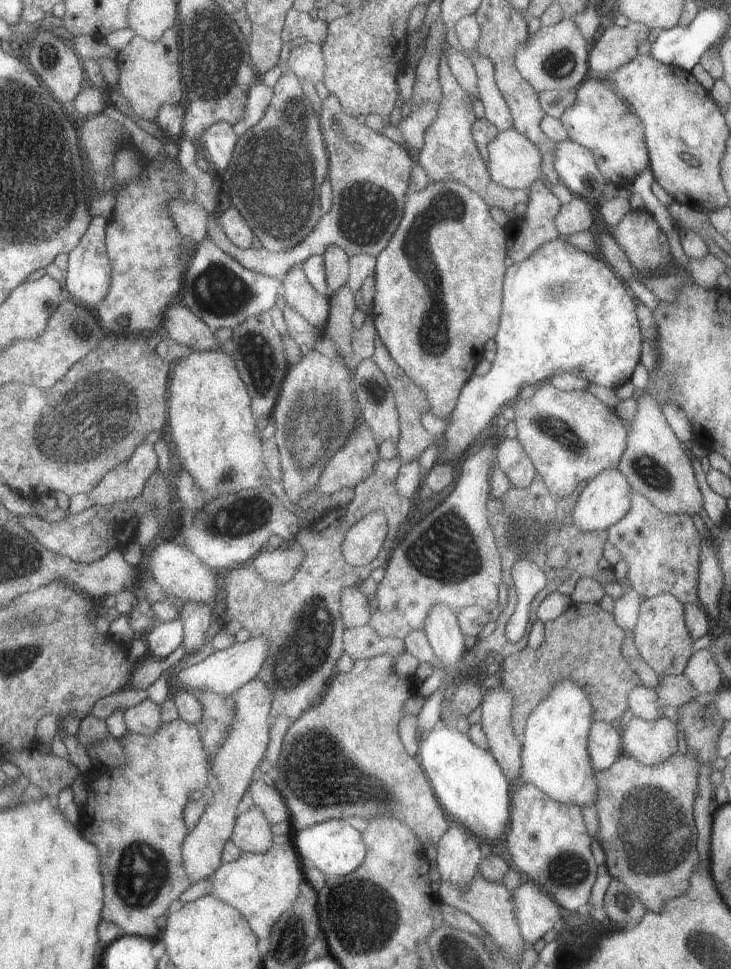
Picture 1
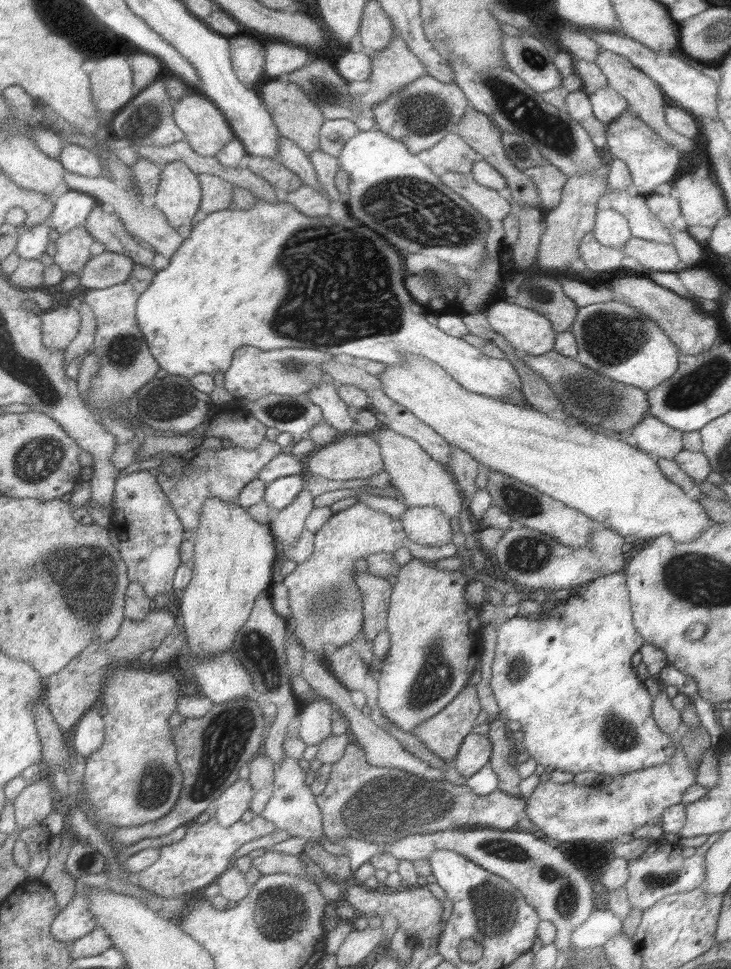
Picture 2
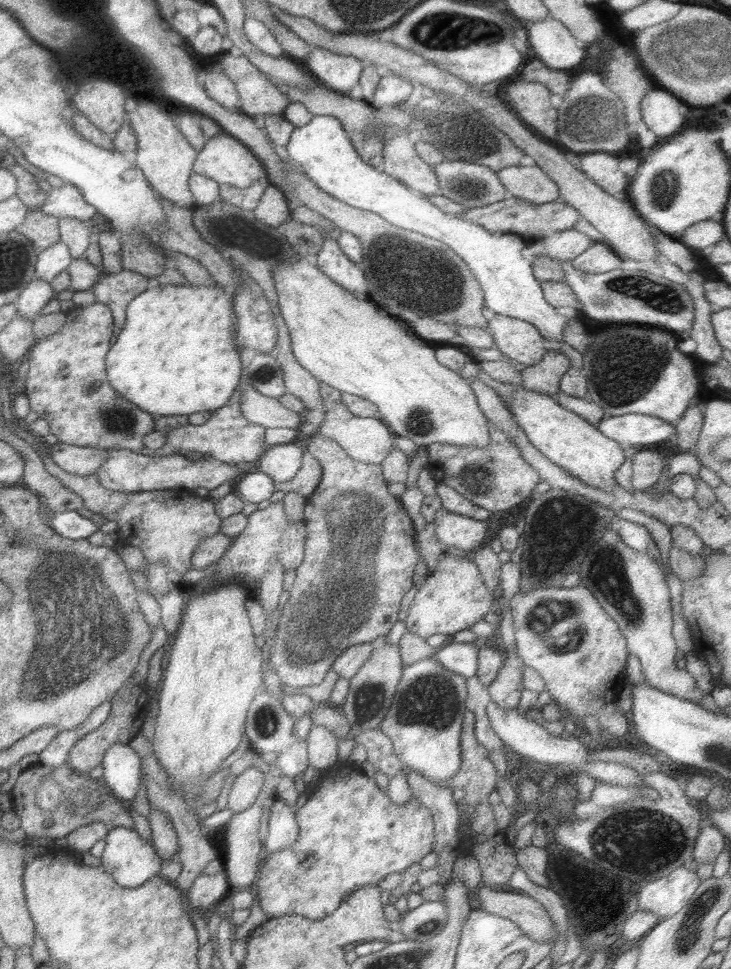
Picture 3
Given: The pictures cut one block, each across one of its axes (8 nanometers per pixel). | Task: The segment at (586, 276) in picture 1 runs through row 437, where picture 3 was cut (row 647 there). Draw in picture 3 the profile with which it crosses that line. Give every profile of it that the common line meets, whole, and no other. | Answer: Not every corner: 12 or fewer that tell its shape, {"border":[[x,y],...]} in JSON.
{"border":[[447,642],[433,658],[467,680],[477,674],[479,646]]}

